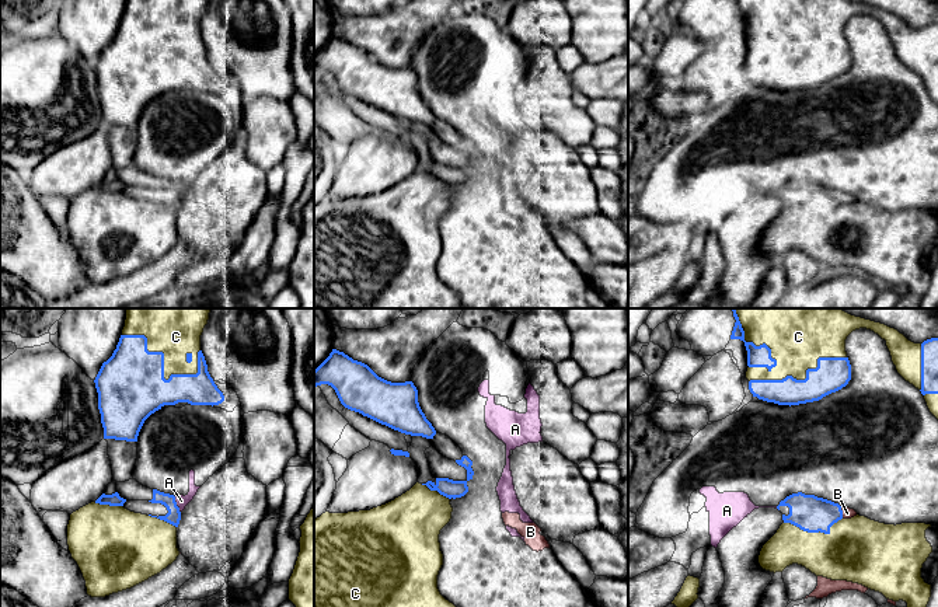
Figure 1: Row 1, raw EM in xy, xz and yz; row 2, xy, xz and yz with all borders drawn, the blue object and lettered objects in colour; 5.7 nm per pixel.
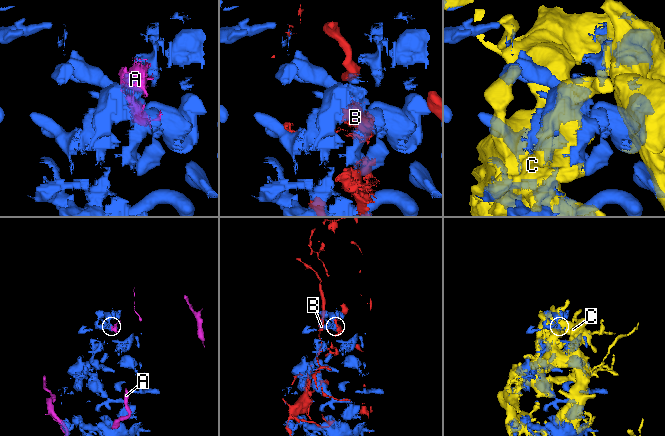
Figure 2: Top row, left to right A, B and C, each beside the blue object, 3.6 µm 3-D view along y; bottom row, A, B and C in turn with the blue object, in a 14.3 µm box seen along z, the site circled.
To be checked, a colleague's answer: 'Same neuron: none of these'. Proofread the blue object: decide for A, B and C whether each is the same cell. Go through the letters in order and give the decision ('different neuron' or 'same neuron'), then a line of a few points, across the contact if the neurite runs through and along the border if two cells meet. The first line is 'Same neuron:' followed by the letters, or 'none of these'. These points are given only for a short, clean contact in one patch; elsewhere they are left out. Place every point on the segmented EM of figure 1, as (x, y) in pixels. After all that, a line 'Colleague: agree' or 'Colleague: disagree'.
Same neuron: C
A: different neuron
B: different neuron
C: same neuron
Colleague: disagree

